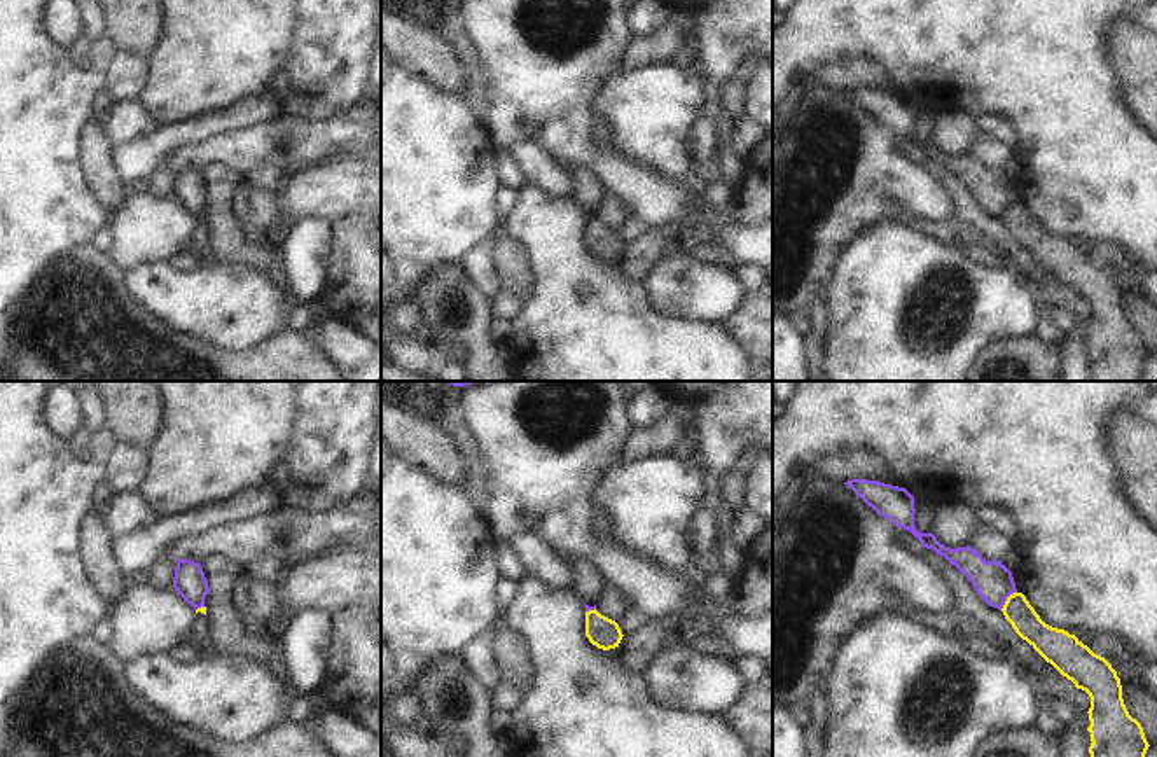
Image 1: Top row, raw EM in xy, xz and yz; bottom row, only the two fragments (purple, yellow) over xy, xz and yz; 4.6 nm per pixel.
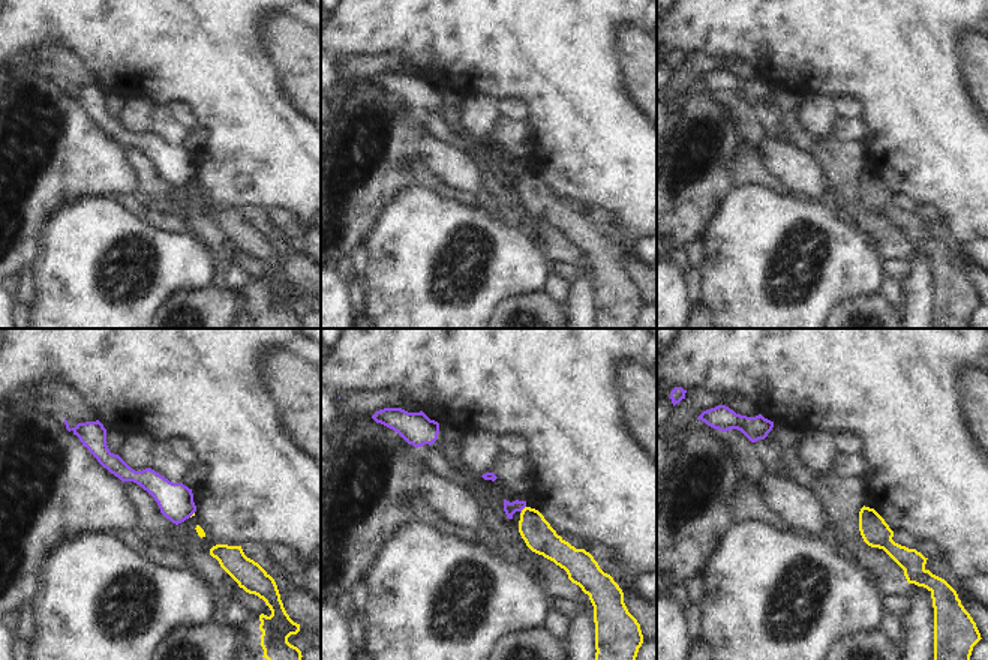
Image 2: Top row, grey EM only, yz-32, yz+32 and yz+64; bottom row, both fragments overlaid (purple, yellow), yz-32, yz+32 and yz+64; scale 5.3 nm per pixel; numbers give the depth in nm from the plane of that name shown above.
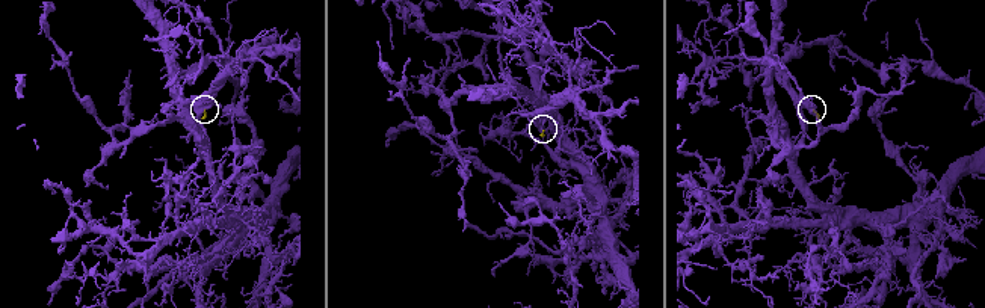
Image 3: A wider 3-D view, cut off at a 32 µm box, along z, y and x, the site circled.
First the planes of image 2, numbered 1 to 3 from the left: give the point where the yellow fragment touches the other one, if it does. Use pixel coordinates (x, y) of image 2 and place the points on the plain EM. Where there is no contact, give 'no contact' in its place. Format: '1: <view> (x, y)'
1: yz-32 (191, 179)
2: yz+32 (522, 173)
3: no contact

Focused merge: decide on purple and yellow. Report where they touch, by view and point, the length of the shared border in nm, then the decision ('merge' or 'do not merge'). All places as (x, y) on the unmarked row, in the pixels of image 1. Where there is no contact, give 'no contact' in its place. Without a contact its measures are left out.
contact yz (1005, 208); length 120 nm; do not merge

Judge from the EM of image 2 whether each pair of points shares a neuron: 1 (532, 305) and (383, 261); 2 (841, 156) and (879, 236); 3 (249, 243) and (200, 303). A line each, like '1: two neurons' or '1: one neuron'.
1: two neurons
2: one neuron
3: one neuron

